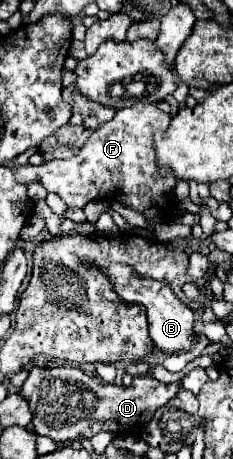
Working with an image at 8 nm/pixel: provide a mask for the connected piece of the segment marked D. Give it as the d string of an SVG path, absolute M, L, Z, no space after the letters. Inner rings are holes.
M33 368L25 380L21 394L29 400L33 426L39 436L49 436L55 442L91 440L99 432L109 434L139 434L153 414L175 398L181 382L161 384L153 376L137 376L131 386L103 384L79 368Z

